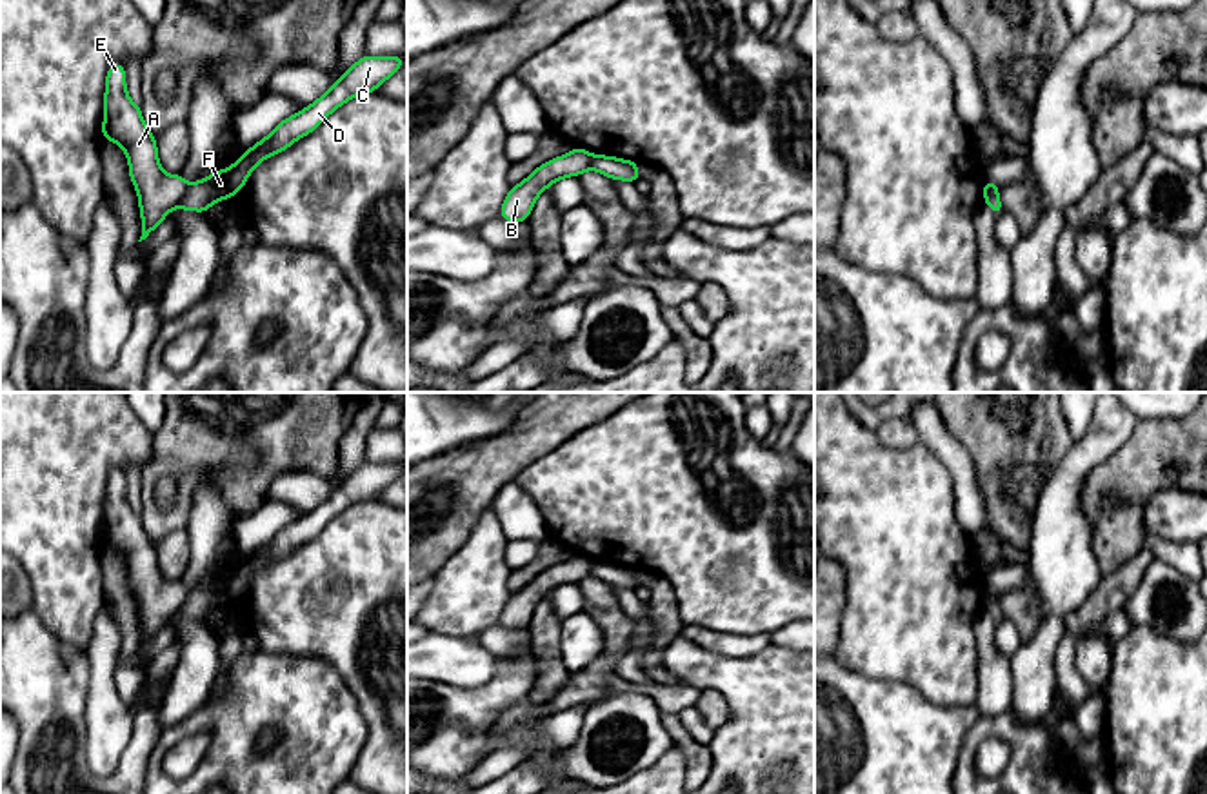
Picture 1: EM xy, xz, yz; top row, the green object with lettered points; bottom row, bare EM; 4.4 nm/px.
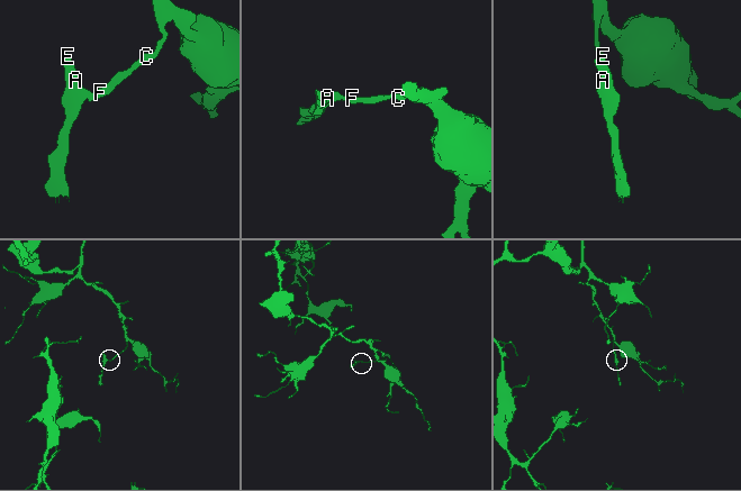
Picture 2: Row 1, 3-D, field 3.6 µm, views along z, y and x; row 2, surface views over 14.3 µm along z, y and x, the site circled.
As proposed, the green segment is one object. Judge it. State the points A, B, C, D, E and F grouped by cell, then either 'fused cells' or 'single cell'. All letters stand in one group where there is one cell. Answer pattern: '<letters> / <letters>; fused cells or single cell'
A B E / C D F; fused cells

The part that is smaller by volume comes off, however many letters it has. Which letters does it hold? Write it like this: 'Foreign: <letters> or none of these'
Foreign: A, B, E

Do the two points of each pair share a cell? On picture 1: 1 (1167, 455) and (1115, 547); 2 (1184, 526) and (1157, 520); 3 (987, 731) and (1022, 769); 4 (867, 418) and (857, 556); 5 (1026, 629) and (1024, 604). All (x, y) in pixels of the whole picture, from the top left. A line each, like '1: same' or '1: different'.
1: same
2: same
3: same
4: different
5: same

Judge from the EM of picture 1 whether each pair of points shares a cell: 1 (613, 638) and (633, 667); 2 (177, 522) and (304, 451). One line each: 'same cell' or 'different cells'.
1: different cells
2: same cell

